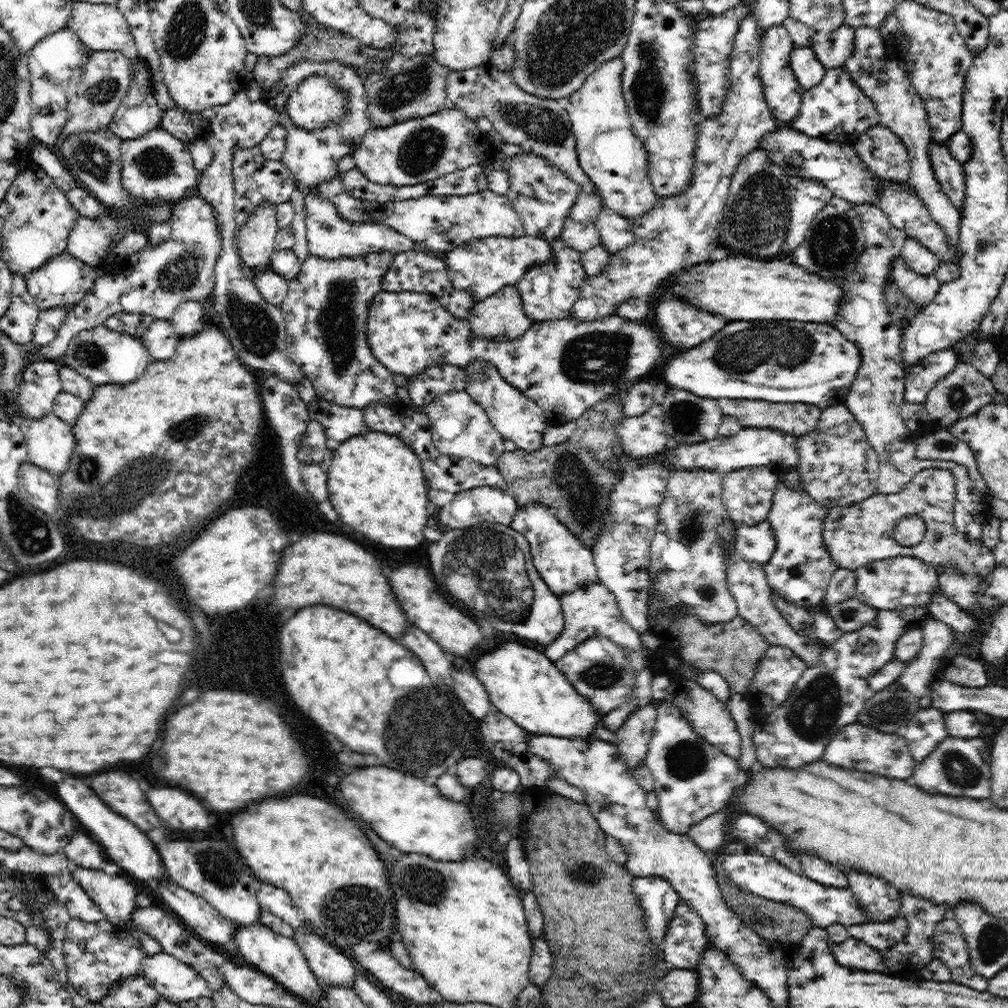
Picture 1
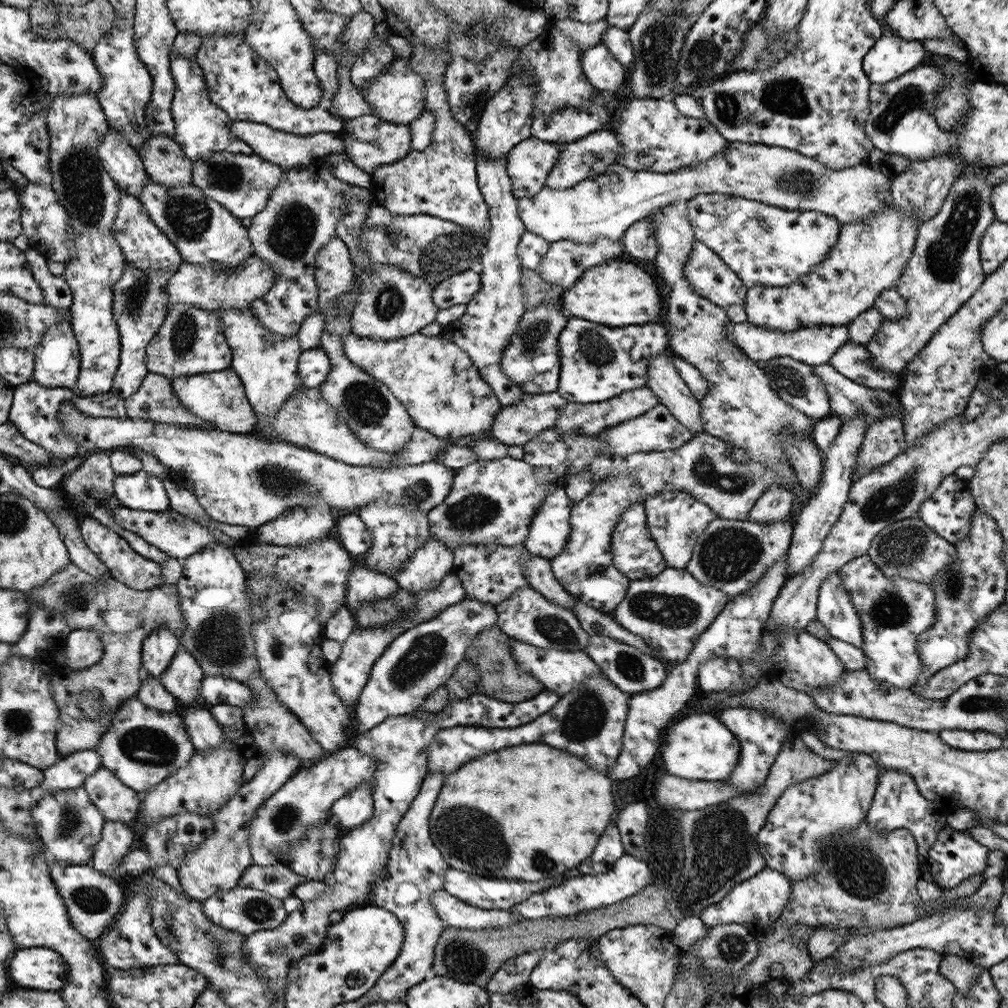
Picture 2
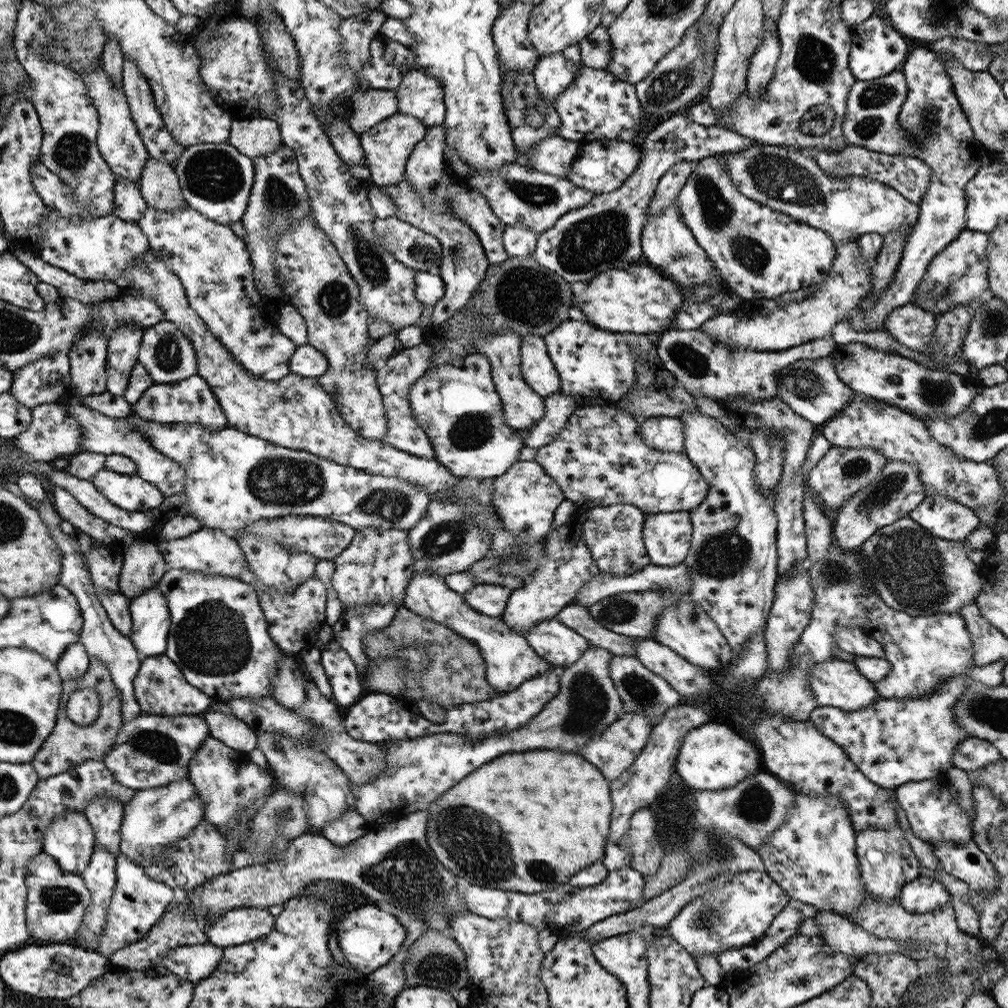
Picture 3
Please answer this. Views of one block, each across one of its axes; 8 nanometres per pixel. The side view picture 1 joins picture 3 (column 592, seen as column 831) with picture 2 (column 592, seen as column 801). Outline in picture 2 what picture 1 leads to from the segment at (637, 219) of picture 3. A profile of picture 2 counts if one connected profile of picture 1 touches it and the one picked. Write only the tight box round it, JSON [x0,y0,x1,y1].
[536,237,624,290]

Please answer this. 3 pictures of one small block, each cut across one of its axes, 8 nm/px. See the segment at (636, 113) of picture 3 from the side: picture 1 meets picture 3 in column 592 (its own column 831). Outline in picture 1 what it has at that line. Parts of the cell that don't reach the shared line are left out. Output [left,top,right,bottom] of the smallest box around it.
[780,66,879,145]

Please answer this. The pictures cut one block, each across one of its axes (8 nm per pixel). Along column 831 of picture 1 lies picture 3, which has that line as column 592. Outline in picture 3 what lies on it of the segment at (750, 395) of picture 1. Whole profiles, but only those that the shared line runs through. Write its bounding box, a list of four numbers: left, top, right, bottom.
[544,314,662,408]

